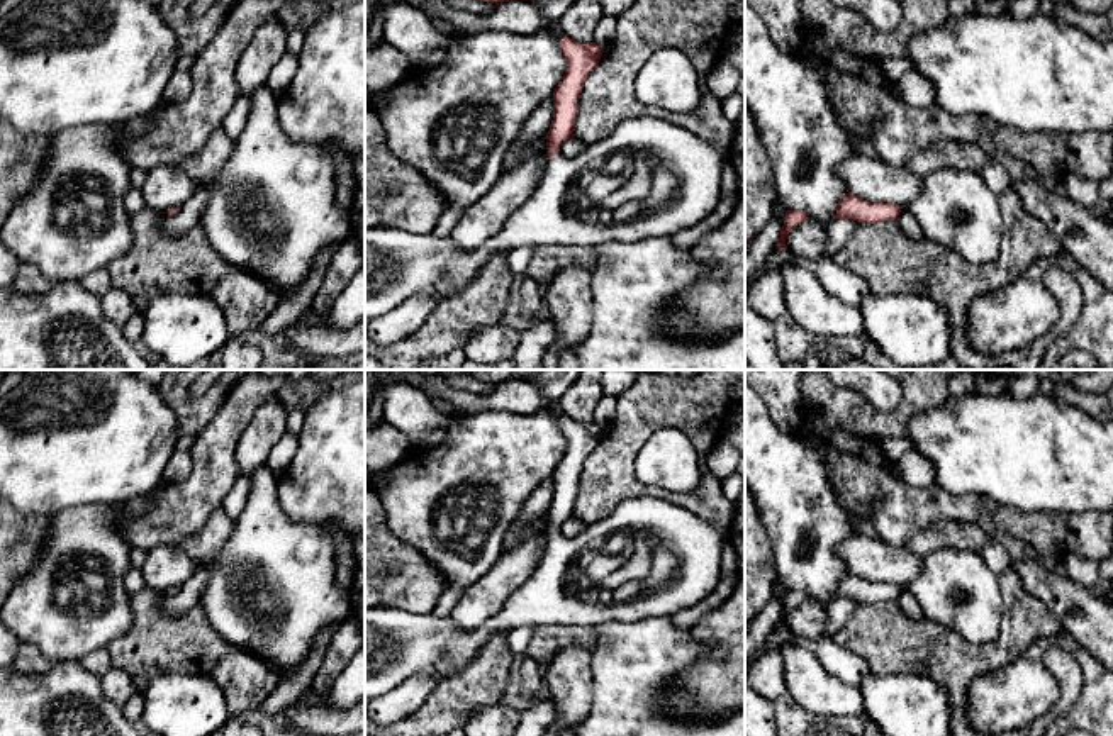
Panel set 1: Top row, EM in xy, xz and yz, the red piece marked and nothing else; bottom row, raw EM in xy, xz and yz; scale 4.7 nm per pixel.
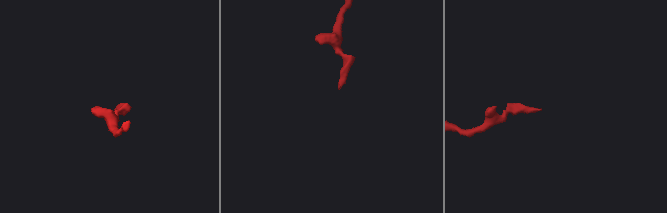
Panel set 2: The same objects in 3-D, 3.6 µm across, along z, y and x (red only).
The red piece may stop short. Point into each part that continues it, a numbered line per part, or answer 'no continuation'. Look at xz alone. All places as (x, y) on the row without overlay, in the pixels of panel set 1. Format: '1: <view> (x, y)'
1: xz (399, 645)

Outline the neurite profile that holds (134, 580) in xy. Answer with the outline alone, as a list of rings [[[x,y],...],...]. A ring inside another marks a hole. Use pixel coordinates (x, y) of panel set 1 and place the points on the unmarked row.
[[[131,566],[129,572],[126,573],[124,583],[126,583],[129,595],[146,588],[146,582],[141,573],[141,568]]]

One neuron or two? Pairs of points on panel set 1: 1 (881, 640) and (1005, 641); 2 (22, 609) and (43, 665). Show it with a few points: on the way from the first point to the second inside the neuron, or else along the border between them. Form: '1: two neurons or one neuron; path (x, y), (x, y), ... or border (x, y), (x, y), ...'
1: one neuron; path (911, 646), (923, 646), (940, 655), (974, 655)
2: two neurons; border (21, 641), (29, 641), (51, 663)

